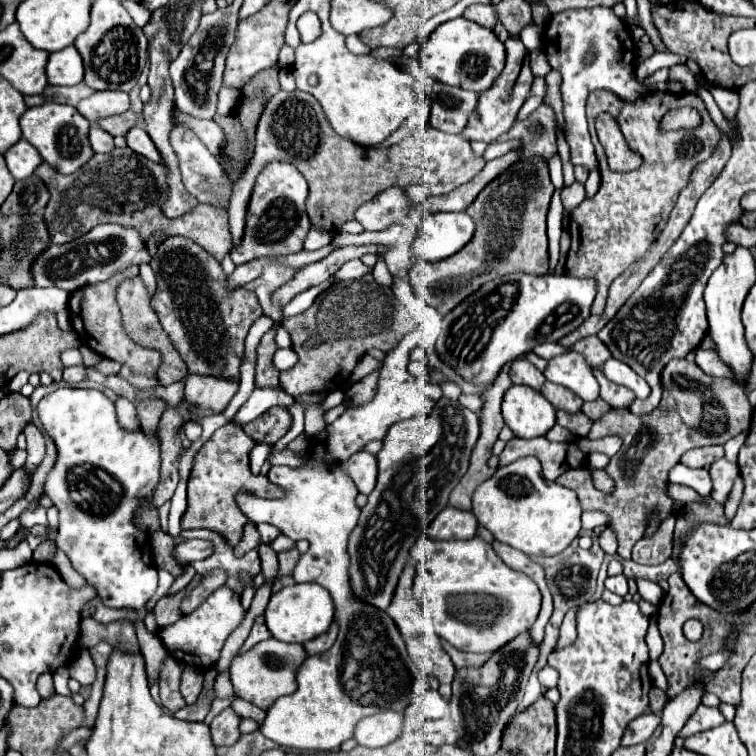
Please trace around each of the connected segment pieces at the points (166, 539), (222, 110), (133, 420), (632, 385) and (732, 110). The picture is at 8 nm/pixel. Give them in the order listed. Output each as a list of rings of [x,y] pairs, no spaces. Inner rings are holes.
[[[156,530],[152,534],[152,552],[154,552],[156,568],[164,568],[174,578],[178,578],[178,576],[184,574],[184,566],[176,564],[176,560],[172,560],[172,546],[176,546],[176,544],[174,544],[174,540],[166,532]]]
[[[222,86],[222,90],[220,90],[220,94],[218,94],[218,114],[220,116],[228,116],[228,114],[232,114],[232,110],[234,110],[234,104],[236,104],[236,100],[238,100],[238,92],[234,90],[230,90],[230,88],[226,88],[226,86]]]
[[[118,398],[116,400],[116,412],[118,412],[120,424],[126,430],[138,430],[140,428],[140,422],[138,422],[138,416],[136,416],[136,408],[134,408],[134,404],[130,400]]]
[[[610,358],[600,370],[604,370],[604,376],[606,376],[610,382],[634,390],[634,394],[636,394],[638,398],[648,398],[648,394],[650,394],[648,382],[646,382],[642,376],[638,376],[628,364]]]
[[[712,86],[710,92],[712,92],[716,104],[720,106],[720,110],[724,112],[726,120],[736,120],[736,114],[740,102],[738,92],[734,92],[734,90],[726,90],[726,88],[720,88],[720,86]]]

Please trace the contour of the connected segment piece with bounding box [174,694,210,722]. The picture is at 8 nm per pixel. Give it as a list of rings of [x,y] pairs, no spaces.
[[[202,694],[202,696],[198,698],[198,702],[196,702],[196,704],[186,706],[186,708],[182,708],[182,710],[178,710],[174,716],[176,716],[178,720],[188,720],[188,722],[204,722],[204,718],[206,718],[208,710],[210,710],[210,704],[208,704],[206,696]]]

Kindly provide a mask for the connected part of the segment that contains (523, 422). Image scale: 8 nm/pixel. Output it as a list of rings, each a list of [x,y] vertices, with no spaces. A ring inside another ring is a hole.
[[[512,386],[504,394],[502,416],[518,438],[544,436],[556,424],[552,404],[530,386]]]

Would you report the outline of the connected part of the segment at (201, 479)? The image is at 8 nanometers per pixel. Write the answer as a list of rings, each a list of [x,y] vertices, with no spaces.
[[[226,424],[216,430],[214,436],[200,448],[188,482],[188,510],[182,516],[182,530],[210,528],[220,532],[230,546],[236,546],[244,526],[250,522],[244,520],[244,514],[240,508],[236,508],[236,492],[252,492],[254,496],[264,498],[282,496],[280,488],[274,486],[268,478],[258,478],[250,472],[250,452],[254,446],[256,442],[248,438],[242,428],[232,428]]]

